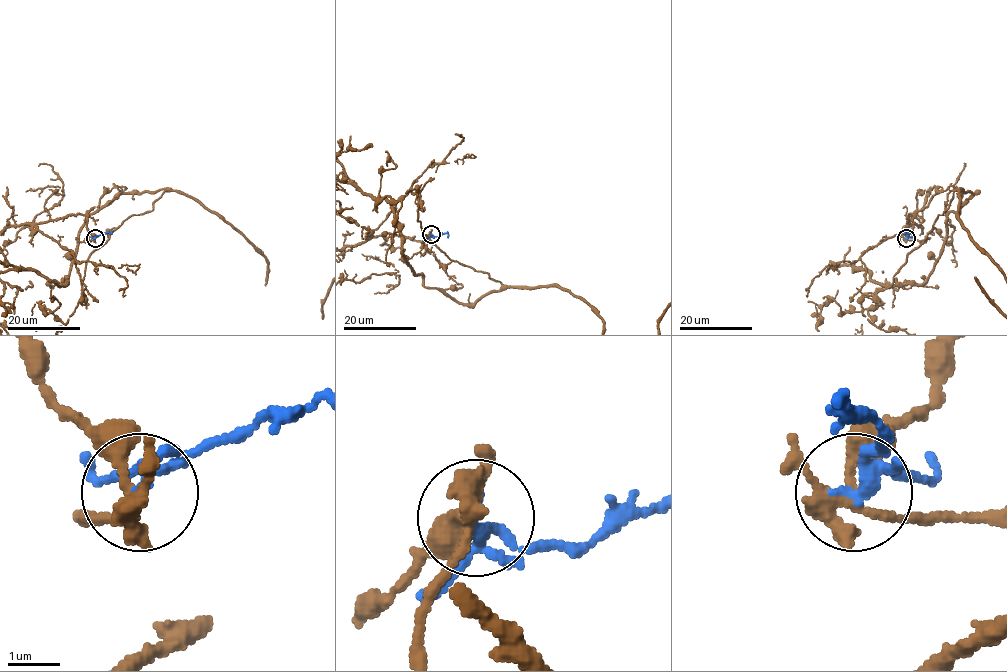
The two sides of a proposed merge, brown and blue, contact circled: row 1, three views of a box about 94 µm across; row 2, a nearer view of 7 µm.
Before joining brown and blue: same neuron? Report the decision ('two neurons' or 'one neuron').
one neuron

